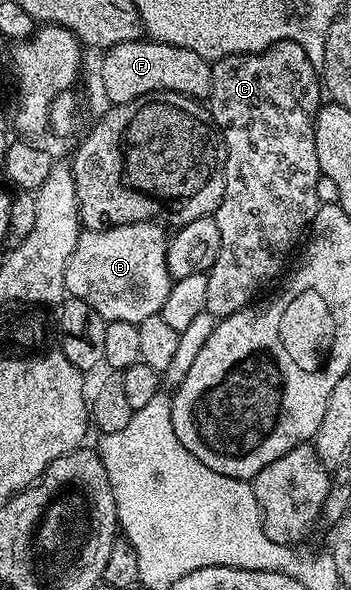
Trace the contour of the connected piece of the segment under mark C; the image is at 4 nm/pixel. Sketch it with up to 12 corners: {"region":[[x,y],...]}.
{"region":[[294,40],[212,62],[222,244],[249,305],[321,205],[321,75]]}

